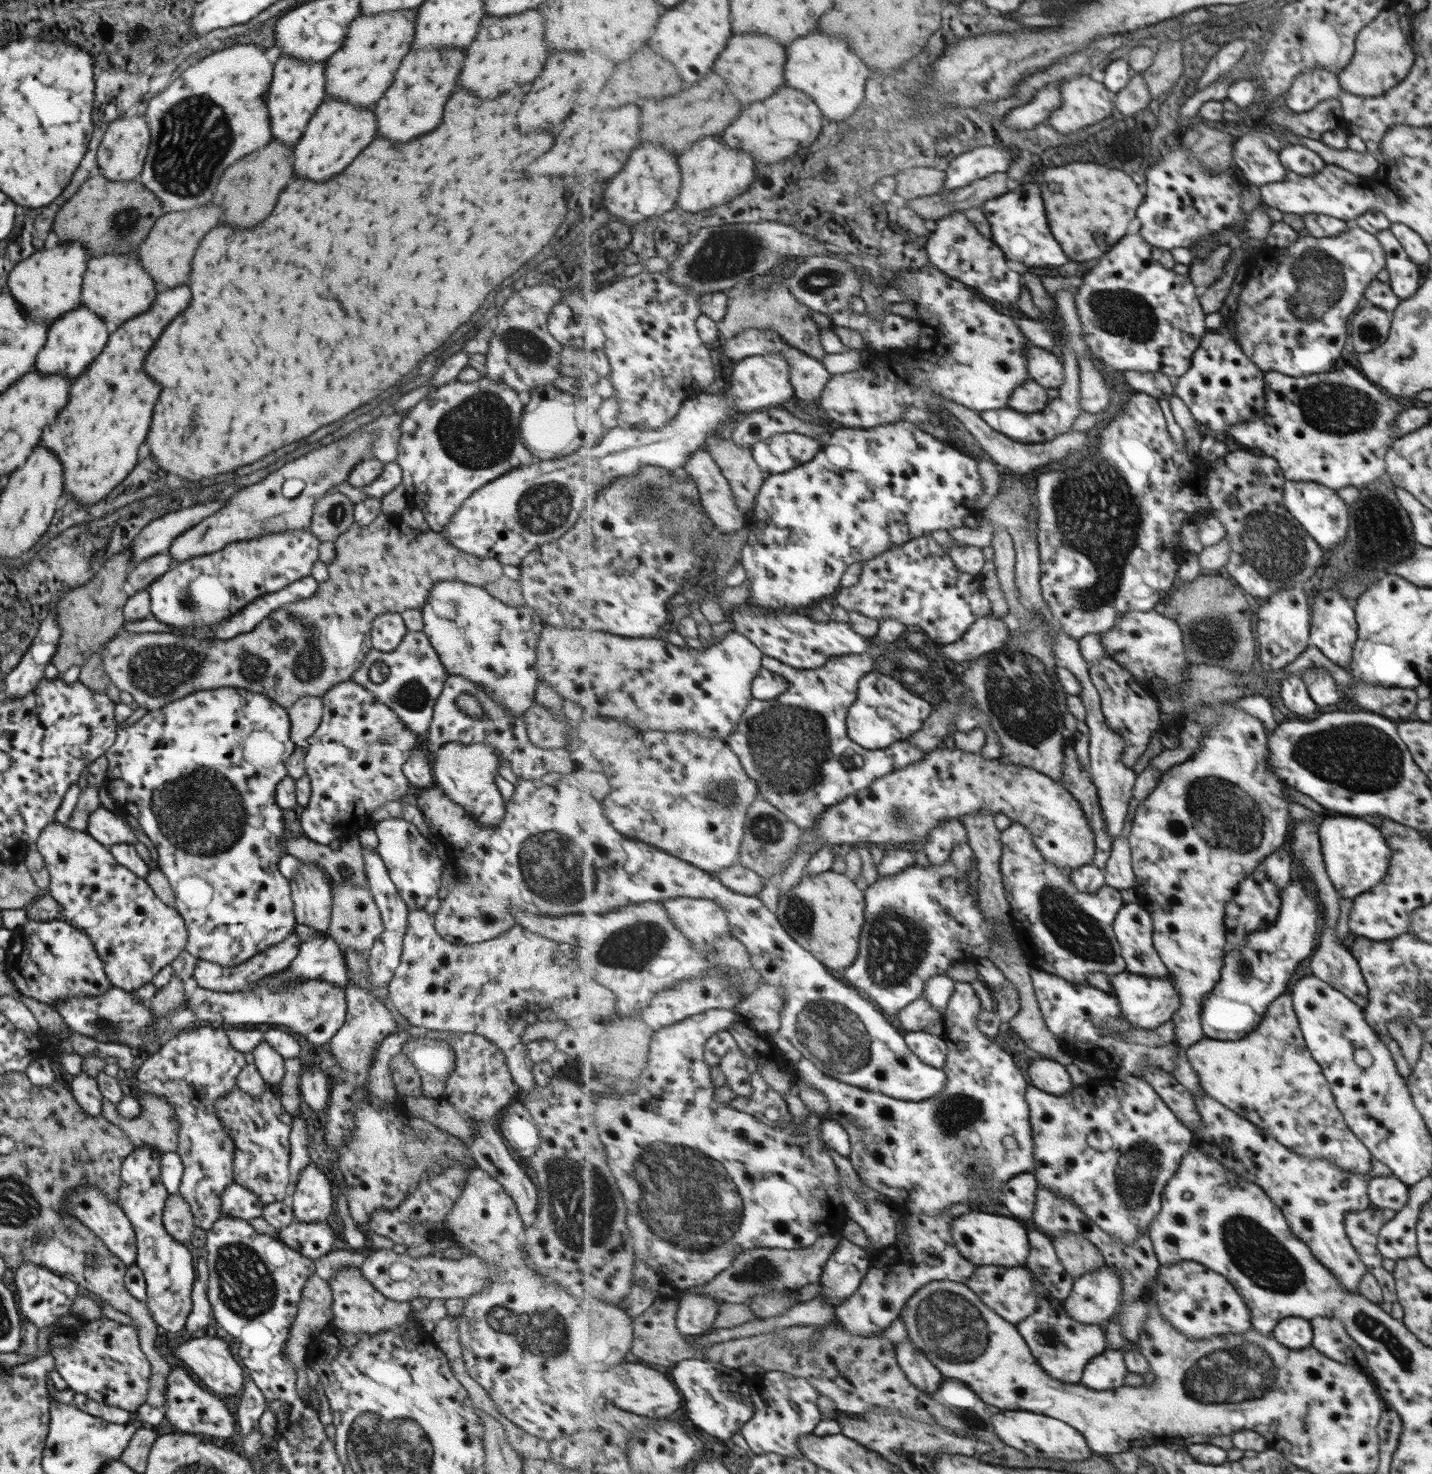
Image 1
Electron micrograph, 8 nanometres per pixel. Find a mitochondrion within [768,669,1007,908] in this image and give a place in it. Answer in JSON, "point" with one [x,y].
{"point":[899,816]}

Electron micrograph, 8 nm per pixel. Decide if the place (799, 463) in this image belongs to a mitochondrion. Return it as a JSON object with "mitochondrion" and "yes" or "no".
{"mitochondrion":"no"}

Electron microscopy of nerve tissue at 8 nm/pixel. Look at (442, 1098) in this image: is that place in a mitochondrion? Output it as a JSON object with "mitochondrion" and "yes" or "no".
{"mitochondrion":"no"}

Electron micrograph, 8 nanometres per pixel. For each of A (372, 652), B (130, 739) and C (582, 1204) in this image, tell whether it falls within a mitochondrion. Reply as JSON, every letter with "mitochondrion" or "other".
{"A":"other","B":"other","C":"mitochondrion"}

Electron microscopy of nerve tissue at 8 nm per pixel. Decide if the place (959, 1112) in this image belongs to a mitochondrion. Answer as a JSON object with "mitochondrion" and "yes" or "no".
{"mitochondrion":"yes"}

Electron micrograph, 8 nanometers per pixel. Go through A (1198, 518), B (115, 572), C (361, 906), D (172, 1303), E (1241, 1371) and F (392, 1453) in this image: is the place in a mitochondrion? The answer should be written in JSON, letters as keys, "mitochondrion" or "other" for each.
{"A":"other","B":"other","C":"other","D":"other","E":"mitochondrion","F":"mitochondrion"}

